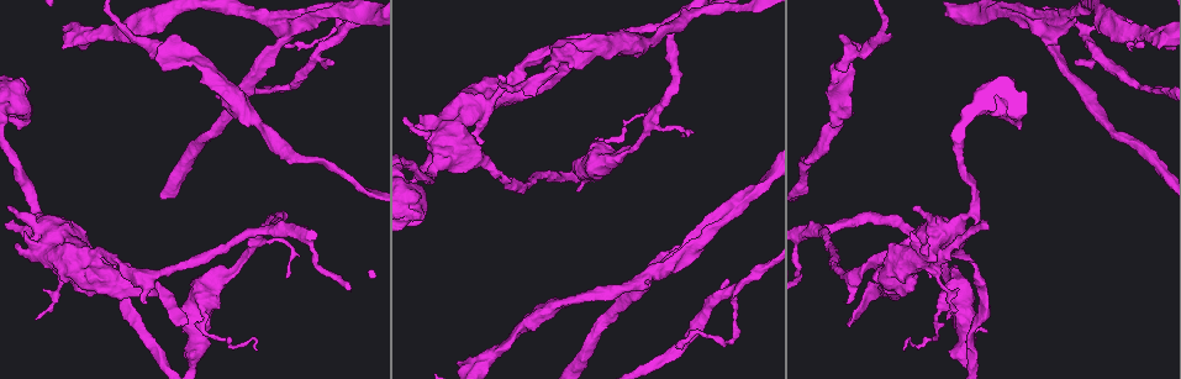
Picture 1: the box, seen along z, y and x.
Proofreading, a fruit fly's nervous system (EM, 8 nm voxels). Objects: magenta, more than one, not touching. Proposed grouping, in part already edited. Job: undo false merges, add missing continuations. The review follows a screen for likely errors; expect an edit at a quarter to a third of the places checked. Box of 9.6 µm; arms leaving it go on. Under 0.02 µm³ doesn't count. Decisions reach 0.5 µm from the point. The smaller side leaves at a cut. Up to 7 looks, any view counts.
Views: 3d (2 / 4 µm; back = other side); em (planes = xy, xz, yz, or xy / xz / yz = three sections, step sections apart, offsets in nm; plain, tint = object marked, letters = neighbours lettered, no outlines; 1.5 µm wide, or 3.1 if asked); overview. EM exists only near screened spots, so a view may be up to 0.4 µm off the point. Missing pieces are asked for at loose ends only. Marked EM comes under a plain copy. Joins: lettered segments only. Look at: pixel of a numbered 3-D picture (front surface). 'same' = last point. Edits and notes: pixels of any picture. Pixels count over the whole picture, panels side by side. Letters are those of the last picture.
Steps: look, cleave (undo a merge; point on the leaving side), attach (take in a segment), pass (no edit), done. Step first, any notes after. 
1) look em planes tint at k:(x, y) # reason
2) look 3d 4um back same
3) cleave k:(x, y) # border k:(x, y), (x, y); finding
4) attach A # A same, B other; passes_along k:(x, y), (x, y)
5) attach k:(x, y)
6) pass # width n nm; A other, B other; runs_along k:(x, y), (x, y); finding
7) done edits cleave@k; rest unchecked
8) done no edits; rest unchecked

look 3d 2um at 1:(1079, 60) # thin end

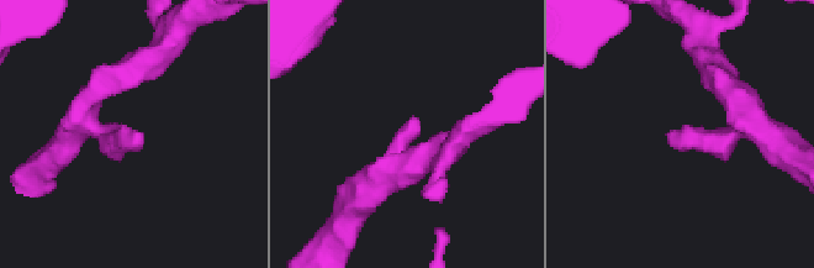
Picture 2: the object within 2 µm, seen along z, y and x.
look em xz step 8 letters at 2:(143, 140) # now the EM

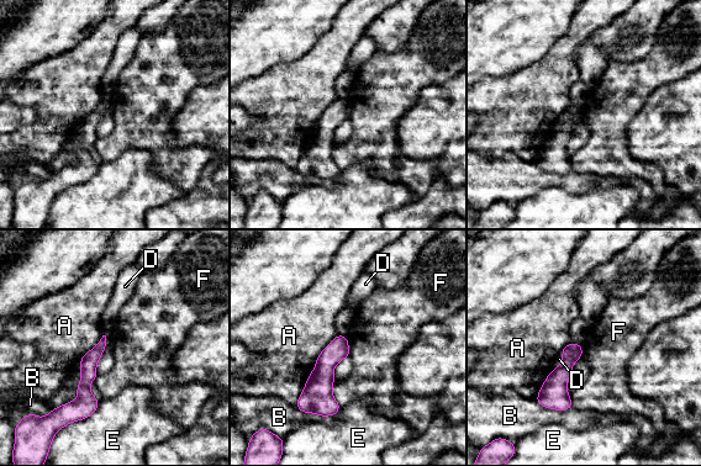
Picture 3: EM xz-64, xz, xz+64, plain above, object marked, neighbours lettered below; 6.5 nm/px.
look em xy step 4 letters same

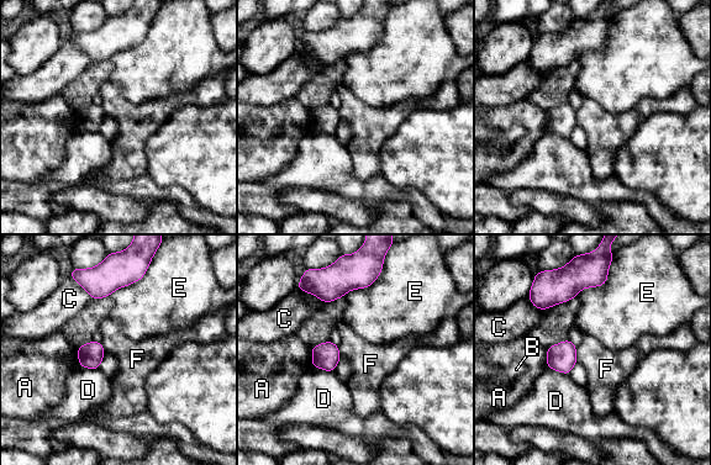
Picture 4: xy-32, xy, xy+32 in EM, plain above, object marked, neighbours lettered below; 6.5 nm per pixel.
pass # longest_contact E 260 nm; A other, B other, C other, D other, E other, F other; border 4:(575, 347), (575, 358), (578, 360); no lettered segment goes on from it

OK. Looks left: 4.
look 3d 2um at 1:(25, 232)

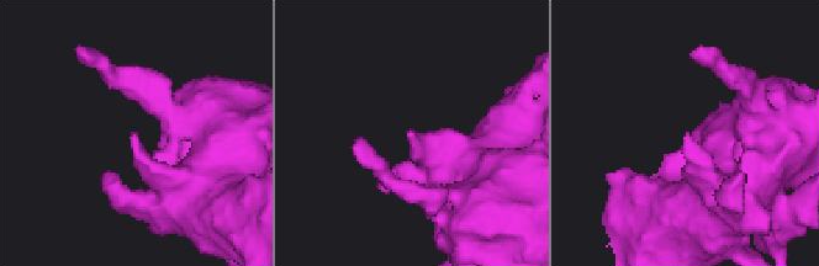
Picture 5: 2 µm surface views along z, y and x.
look em planes letters at 5:(409, 132) # now the EM

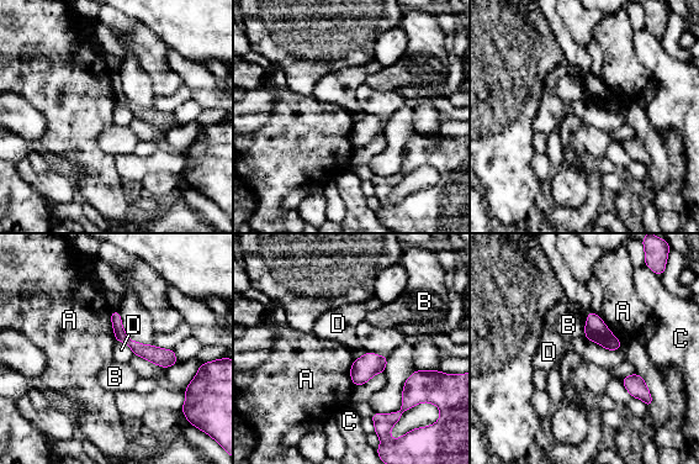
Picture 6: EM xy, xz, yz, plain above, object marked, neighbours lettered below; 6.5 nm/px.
pass # A other, B other, C other, D other; runs_along 6:(114, 315), (133, 346), (173, 360); no lettered segment goes on from it

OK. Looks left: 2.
look em yz step 4 tint at 1:(962, 255) # thick turns thin

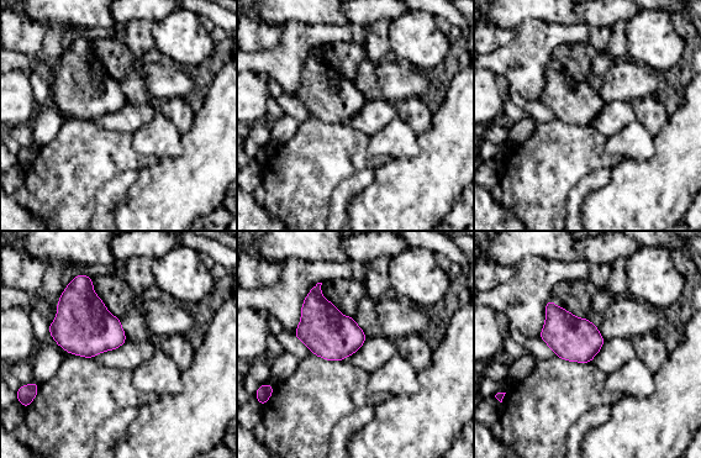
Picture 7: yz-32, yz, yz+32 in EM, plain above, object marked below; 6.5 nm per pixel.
look em yz step 4 letters same

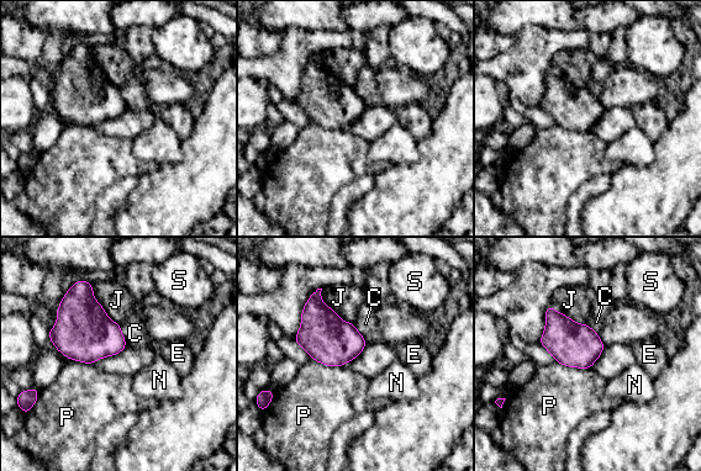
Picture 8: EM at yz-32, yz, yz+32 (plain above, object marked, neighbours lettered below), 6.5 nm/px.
pass # width 50 nm; C other, E other, J other, N other, P other, S other; border 8:(70, 359), (91, 364); continuous, no second neuron

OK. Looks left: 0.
done no edits; rest unchecked

